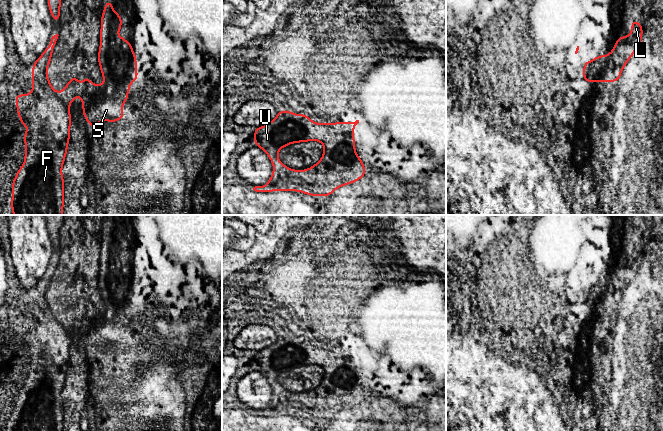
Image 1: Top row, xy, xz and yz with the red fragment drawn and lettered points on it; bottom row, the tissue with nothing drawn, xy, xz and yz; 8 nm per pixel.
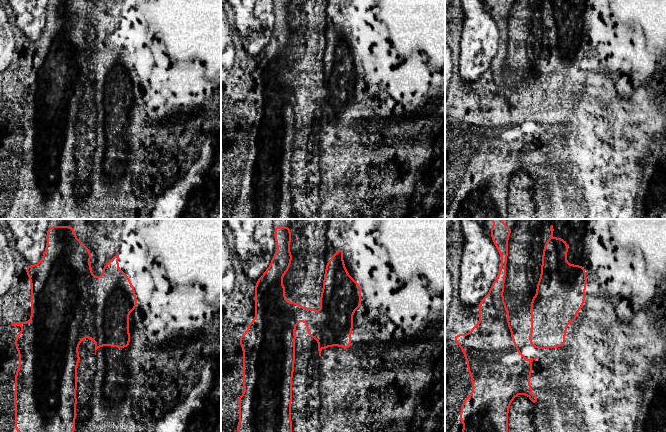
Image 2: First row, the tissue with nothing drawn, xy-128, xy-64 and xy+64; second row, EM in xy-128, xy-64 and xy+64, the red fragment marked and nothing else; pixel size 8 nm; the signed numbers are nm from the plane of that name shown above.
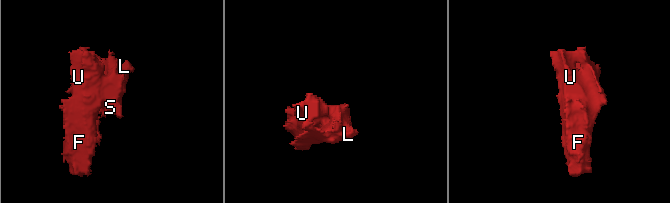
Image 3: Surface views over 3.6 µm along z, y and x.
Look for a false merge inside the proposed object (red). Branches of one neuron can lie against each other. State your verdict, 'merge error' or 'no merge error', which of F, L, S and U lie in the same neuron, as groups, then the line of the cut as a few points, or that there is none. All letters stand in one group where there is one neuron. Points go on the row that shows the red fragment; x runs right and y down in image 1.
no merge error; groups F L S U; cut none

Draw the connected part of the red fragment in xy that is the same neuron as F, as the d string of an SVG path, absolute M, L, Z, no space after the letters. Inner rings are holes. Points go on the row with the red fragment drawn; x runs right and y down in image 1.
M113 0L104 3L101 15L100 46L98 64L104 79L104 84L92 84L90 76L84 75L83 86L78 88L79 78L72 76L62 92L56 92L47 75L54 46L58 34L52 36L50 43L40 57L32 64L32 93L14 94L16 113L20 117L21 126L29 126L24 131L25 156L24 164L16 171L12 180L12 215L63 215L64 208L64 177L62 167L70 141L71 113L70 103L78 96L82 99L84 122L90 122L90 129L98 127L102 120L115 123L125 119L122 106L128 102L130 83L138 81L137 58L131 46L131 41L125 40L115 33L122 28L122 15L112 8ZM113 88L113 97L108 98L106 89Z

